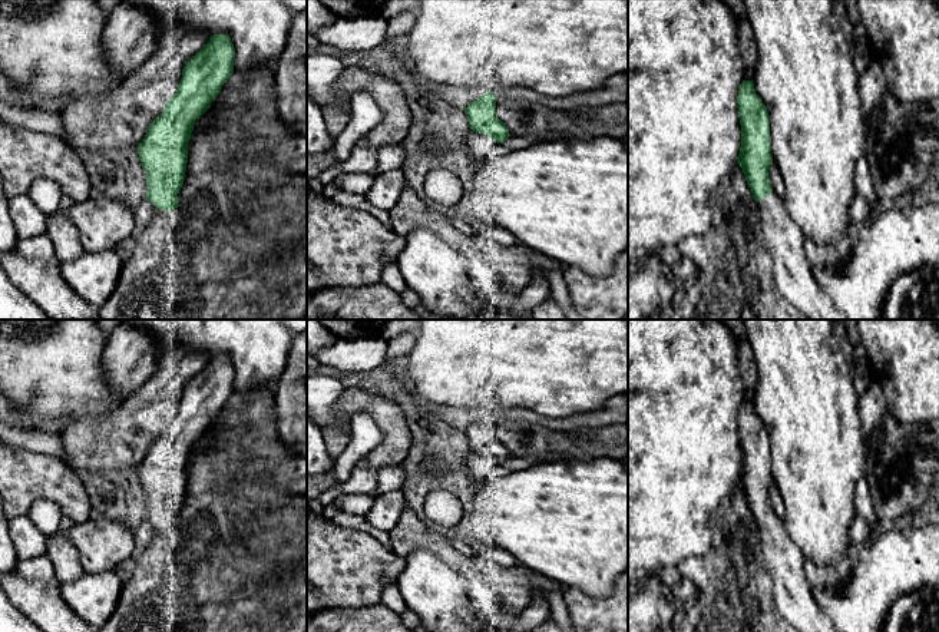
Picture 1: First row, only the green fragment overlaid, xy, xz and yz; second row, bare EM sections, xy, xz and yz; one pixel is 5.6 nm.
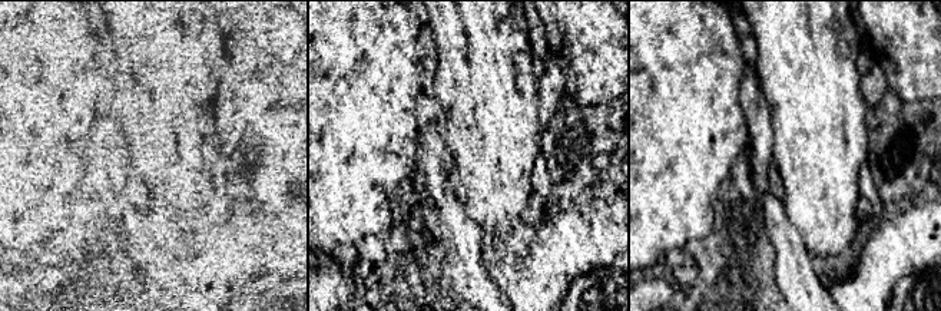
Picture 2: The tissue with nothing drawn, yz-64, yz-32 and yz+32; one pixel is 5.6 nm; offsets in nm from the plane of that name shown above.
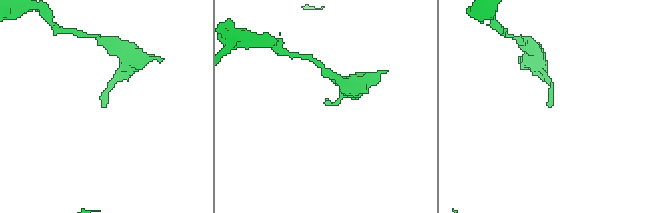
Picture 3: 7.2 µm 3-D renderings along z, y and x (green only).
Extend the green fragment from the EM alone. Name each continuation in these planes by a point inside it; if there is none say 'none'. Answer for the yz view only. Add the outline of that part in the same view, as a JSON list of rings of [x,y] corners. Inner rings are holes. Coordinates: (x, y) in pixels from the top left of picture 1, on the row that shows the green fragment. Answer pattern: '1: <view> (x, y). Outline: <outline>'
1: yz (793, 277). Outline: [[[771,192],[756,204],[754,221],[758,225],[761,241],[771,259],[771,275],[780,295],[796,310],[804,320],[847,320],[823,292],[817,284],[811,262],[806,254],[806,242],[800,228],[788,218],[784,202]]]

